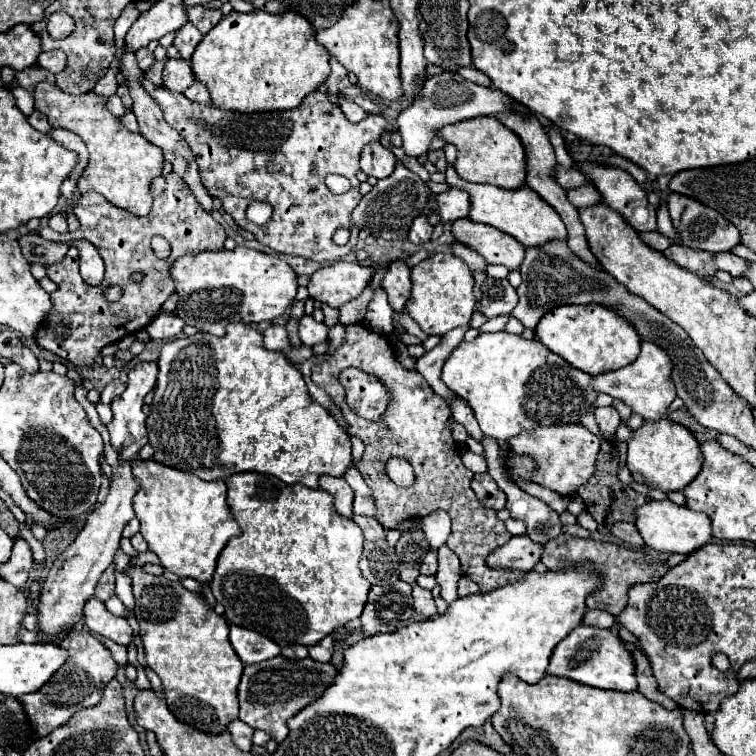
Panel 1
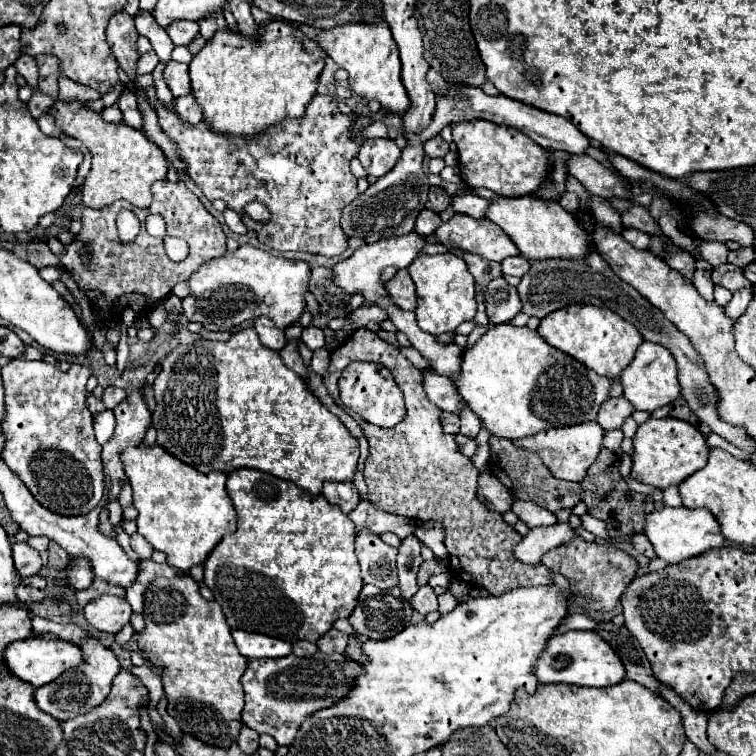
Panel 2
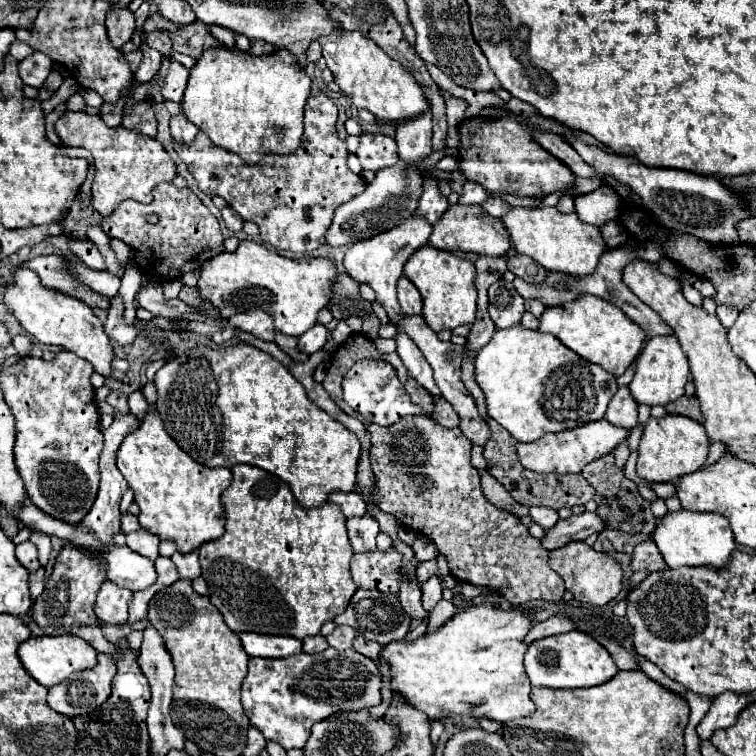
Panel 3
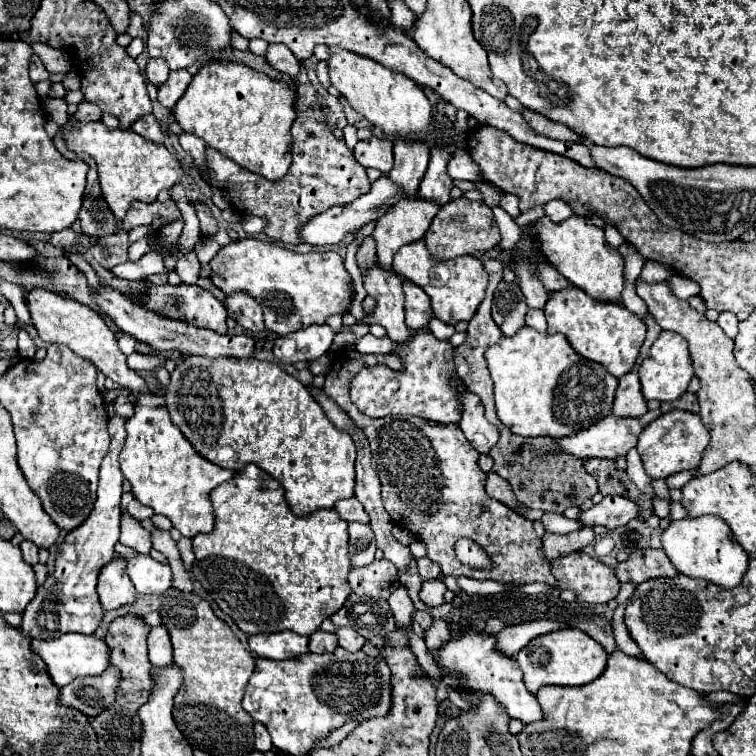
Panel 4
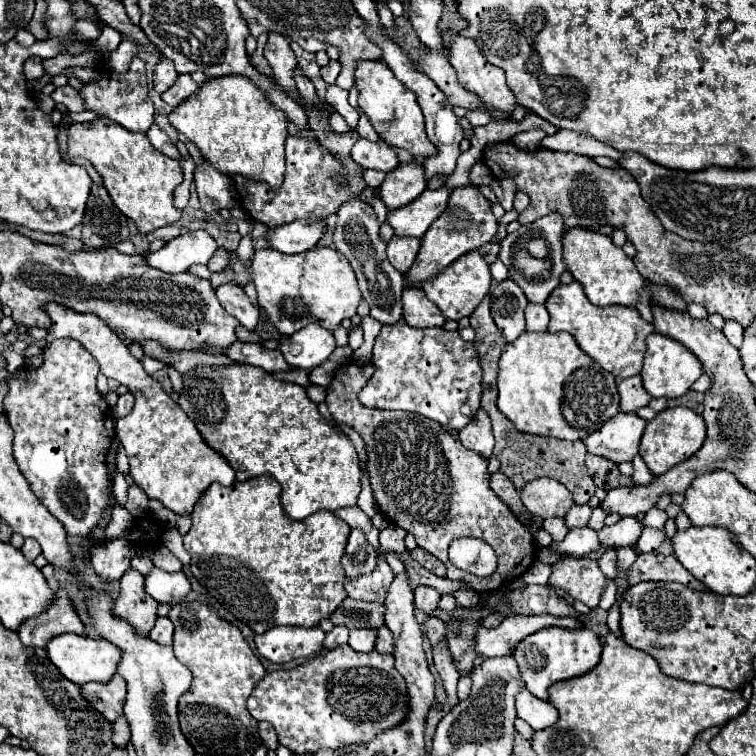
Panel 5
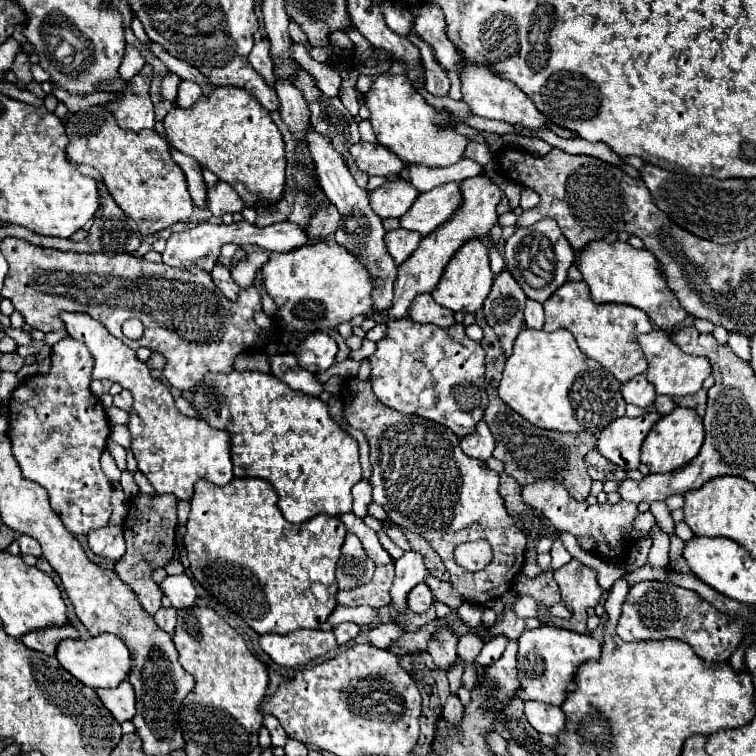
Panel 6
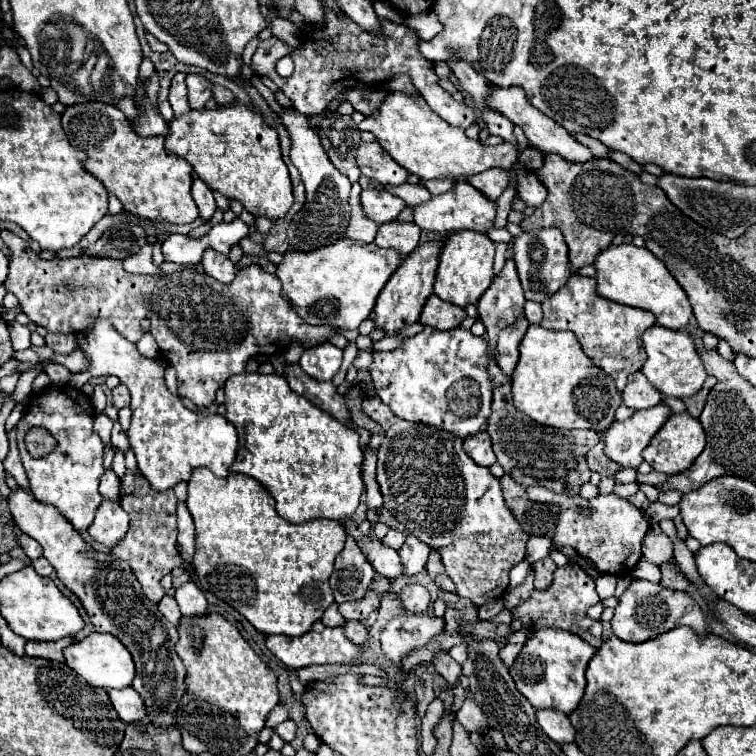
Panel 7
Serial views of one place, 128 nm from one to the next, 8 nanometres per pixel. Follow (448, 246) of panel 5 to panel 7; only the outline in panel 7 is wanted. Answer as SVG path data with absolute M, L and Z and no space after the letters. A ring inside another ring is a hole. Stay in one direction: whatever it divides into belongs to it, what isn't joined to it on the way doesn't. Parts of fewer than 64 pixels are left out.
M492 168L486 172L480 172L476 176L470 176L466 180L468 184L476 186L478 192L484 192L490 200L498 200L500 194L508 188L508 172L502 168ZM442 234L440 238L430 240L422 246L418 246L414 252L410 252L404 258L404 264L392 274L392 280L388 280L388 284L384 286L384 292L380 292L376 308L374 308L374 312L376 312L374 322L376 322L376 326L382 326L388 332L388 336L396 336L396 330L418 322L422 306L426 304L426 300L428 300L428 296L432 294L432 288L434 288L438 256L440 256L440 250L444 246L446 236L448 234Z

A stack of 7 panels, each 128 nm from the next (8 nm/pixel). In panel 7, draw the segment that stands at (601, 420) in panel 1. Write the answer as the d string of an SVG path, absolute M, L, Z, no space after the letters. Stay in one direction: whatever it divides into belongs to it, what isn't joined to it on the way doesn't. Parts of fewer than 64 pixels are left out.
M636 372L628 376L628 384L622 390L622 400L634 410L646 410L656 406L662 400L662 394L656 388L652 388L652 384L642 372Z

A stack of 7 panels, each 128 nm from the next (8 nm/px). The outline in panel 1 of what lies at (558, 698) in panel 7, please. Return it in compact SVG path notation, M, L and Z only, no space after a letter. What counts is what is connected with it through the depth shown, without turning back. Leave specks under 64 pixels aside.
M580 624L570 632L556 648L550 658L548 674L572 678L586 686L604 688L604 690L622 690L634 692L638 690L636 684L636 664L632 654L626 650L624 642L618 636L618 630L598 630L586 624Z

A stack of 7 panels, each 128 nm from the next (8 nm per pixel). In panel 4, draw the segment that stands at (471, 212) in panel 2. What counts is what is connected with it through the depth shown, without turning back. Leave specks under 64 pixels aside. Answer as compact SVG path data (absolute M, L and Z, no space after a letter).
M504 194L498 206L500 206L502 210L506 210L512 218L516 218L516 216L520 214L520 210L518 210L518 198L516 198L516 196L512 196L512 194Z

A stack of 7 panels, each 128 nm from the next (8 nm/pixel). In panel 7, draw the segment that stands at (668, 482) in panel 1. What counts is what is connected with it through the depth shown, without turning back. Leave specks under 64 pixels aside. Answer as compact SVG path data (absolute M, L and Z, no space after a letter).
M682 412L682 414L672 414L666 420L666 424L656 432L656 436L644 448L642 456L656 472L664 472L672 476L672 474L678 474L690 468L696 456L700 456L700 452L704 450L704 444L706 444L706 434L702 430L702 424L688 412Z

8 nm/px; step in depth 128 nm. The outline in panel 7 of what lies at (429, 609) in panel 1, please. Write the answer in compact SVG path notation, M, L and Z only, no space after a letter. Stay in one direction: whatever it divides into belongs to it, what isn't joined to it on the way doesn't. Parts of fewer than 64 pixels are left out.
M410 584L400 594L400 604L410 614L422 614L430 606L430 594L420 584Z

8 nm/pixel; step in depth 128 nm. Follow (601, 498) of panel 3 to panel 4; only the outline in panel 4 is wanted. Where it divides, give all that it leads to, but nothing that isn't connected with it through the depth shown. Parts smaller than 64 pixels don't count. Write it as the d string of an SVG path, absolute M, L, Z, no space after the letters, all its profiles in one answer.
M590 458L584 462L584 468L588 474L592 474L600 486L600 492L604 496L624 496L628 500L634 500L640 508L638 518L642 522L646 522L654 510L652 510L652 496L644 494L636 488L636 484L628 478L628 474L624 470L616 468L614 460L600 460L600 458Z

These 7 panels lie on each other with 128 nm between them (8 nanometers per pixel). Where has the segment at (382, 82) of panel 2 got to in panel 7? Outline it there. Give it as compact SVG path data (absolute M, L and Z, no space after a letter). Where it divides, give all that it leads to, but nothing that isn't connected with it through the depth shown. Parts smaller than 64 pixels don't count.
M390 90L378 108L378 114L366 116L357 126L360 131L372 132L376 142L380 142L402 168L416 174L420 180L442 178L448 174L468 178L496 166L512 170L514 162L518 162L518 152L512 144L502 142L498 146L482 146L478 140L470 140L462 128L444 122L422 96L410 96L406 92Z

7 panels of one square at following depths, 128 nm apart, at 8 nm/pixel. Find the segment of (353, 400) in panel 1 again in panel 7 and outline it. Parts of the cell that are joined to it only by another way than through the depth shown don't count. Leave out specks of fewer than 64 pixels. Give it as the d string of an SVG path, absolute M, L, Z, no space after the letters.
M424 326L422 332L418 332L412 338L406 338L396 350L372 352L370 376L380 400L402 420L430 424L446 432L452 432L458 438L466 438L486 430L492 402L492 382L488 376L488 344L484 338L474 336L470 330L436 330Z

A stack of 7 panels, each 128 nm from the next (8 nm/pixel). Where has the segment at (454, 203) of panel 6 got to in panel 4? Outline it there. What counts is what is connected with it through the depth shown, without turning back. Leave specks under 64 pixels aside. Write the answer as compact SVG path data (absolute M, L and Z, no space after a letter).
M418 198L400 200L392 210L388 210L372 232L380 268L384 268L386 272L394 272L392 260L398 248L422 240L438 210L438 204Z

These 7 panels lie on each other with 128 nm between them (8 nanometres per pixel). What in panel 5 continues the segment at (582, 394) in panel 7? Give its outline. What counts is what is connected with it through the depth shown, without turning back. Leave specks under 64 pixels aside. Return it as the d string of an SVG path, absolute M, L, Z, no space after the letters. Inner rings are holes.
M524 332L514 342L502 348L498 360L498 410L520 430L536 436L554 436L564 440L582 440L590 432L598 430L606 420L620 412L616 380L600 364L590 360L588 354L580 350L570 334L550 334L550 332ZM568 404L568 420L562 414L562 406Z

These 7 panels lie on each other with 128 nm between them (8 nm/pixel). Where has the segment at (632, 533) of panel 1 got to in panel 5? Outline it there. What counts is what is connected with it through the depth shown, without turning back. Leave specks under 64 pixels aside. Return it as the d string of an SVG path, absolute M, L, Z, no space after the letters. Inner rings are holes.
M608 550L602 554L602 558L598 560L600 570L606 574L606 578L610 580L618 580L618 566L616 566L616 550ZM638 552L636 562L626 570L624 578L630 586L644 582L644 580L662 580L662 582L680 582L696 590L706 590L704 584L698 580L692 580L688 572L684 572L684 566L674 556L664 556L658 552Z

